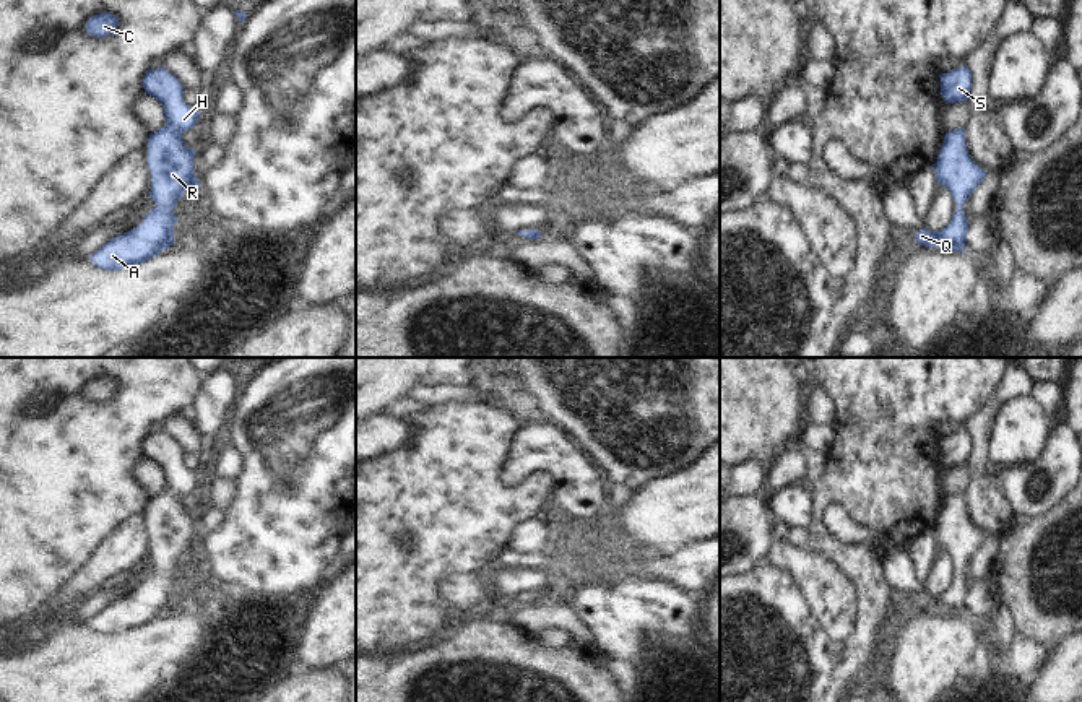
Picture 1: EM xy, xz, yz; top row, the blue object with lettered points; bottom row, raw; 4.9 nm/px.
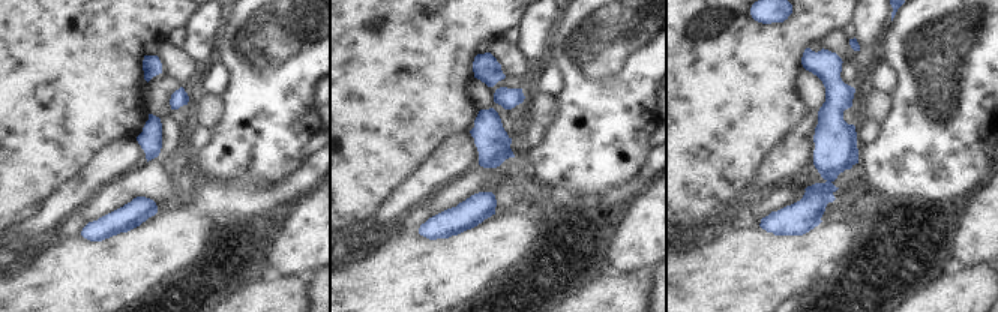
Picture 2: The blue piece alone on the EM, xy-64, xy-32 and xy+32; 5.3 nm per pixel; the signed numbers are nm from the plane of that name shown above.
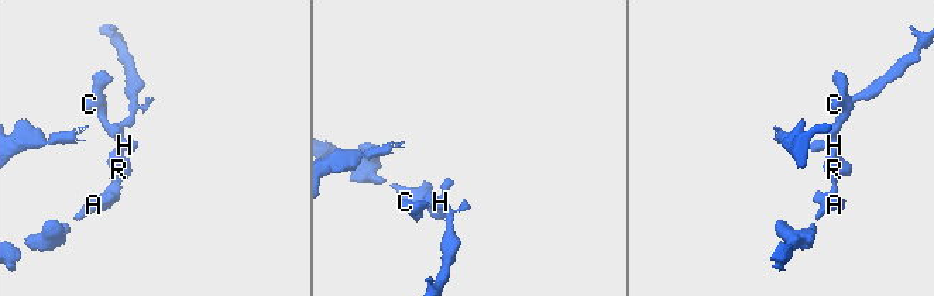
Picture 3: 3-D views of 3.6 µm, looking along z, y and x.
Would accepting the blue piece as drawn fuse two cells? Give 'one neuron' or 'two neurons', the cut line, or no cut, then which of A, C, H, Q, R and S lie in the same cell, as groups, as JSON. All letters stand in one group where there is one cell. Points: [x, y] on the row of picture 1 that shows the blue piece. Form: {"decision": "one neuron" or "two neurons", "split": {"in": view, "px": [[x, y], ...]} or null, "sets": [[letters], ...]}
{"decision": "one neuron", "split": null, "sets": [["A", "C", "H", "Q", "R", "S"]]}

